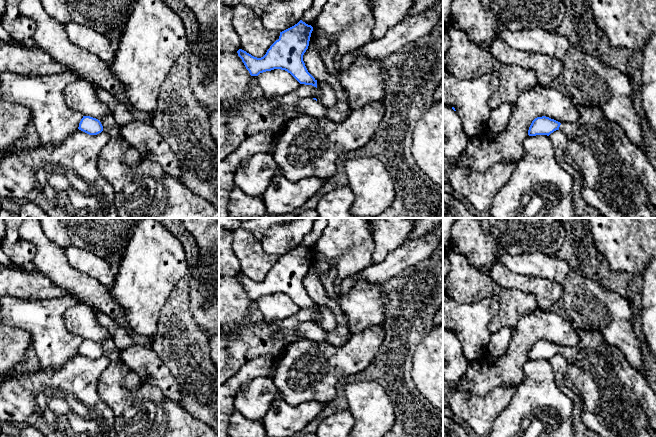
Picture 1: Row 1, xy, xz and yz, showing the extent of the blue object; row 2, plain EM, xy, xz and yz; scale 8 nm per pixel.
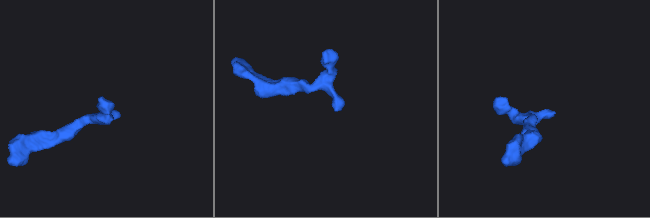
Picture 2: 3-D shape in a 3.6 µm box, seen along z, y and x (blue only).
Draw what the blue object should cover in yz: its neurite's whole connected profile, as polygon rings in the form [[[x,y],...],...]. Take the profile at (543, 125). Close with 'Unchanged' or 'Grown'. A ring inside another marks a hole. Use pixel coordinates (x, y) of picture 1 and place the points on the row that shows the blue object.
[[[576,105],[579,117],[573,124],[561,124],[546,116],[535,118],[528,130],[529,136],[547,135],[562,131],[568,140],[565,160],[582,177],[582,197],[605,218],[656,218],[656,169],[650,164],[642,148],[633,144],[620,125],[605,118],[598,107]]]. Grown

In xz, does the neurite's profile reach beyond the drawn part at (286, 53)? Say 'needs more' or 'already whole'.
already whole

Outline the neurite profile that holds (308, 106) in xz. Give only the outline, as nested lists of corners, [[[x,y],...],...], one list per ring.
[[[304,98],[298,102],[297,107],[301,115],[326,118],[327,108],[313,98]]]

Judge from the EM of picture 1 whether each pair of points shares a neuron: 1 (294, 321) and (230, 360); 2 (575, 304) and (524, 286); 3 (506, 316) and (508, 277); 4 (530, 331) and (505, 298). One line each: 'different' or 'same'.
1: same
2: different
3: different
4: different

